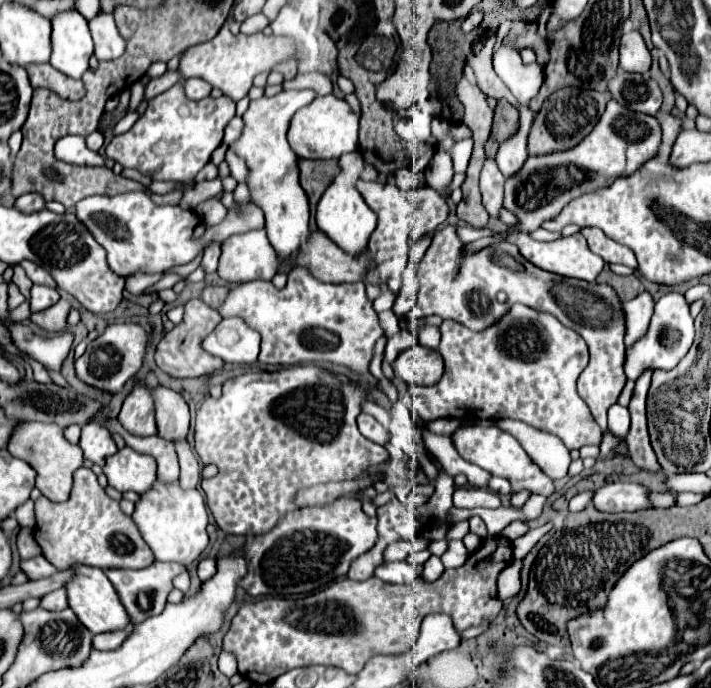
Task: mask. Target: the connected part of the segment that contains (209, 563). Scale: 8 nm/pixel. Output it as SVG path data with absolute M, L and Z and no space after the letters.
M207 557L207 559L201 559L199 561L199 579L201 581L207 581L209 577L213 577L215 575L215 559L211 559L211 557Z

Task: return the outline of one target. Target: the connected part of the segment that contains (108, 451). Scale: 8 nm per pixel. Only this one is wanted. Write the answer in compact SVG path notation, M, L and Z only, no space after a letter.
M99 423L83 425L79 445L83 449L85 459L93 461L95 465L101 465L101 459L107 459L109 455L117 453L117 445L113 443L109 431Z

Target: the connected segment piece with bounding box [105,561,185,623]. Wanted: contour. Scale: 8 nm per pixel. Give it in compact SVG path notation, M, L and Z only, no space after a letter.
M155 561L153 565L149 565L145 569L139 569L139 571L131 571L131 569L107 569L105 575L109 577L109 581L119 591L119 597L121 597L123 605L127 607L133 623L139 623L139 621L145 621L147 617L159 615L165 609L167 595L173 589L173 579L179 573L183 573L183 571L185 571L185 565Z

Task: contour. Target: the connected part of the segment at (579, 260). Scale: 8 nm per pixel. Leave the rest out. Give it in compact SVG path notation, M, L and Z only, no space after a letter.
M515 233L509 237L509 242L515 243L521 251L521 255L531 261L535 267L563 275L563 277L575 277L575 279L585 279L585 281L595 281L597 275L601 273L605 261L601 257L595 257L595 253L591 253L591 249L587 249L587 239L581 233L575 233L571 237L561 237L557 241L551 243L541 243L541 241L533 241L527 233Z

